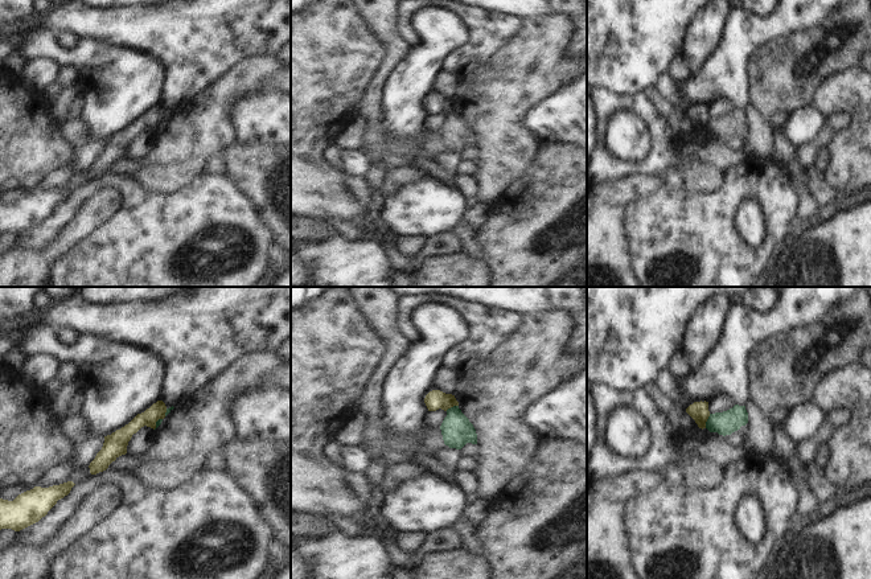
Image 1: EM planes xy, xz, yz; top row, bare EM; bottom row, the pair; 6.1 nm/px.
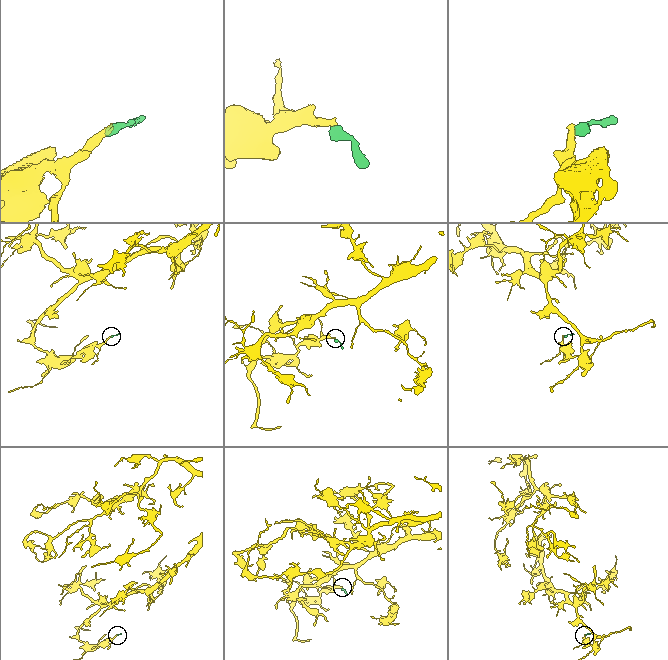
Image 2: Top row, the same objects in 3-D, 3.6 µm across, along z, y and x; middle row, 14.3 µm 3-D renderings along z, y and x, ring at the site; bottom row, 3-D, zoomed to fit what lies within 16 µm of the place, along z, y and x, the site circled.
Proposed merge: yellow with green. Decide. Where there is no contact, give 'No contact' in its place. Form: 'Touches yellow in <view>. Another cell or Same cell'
Touches yellow in yz. Another cell.

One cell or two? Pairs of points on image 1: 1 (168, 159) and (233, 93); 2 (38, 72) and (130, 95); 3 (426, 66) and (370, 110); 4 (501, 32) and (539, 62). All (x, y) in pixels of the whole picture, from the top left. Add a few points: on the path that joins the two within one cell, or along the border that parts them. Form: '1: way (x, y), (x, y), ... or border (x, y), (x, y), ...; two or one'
1: way (183, 143), (217, 109); one
2: border (28, 60), (52, 58), (60, 65); two
3: border (390, 73), (382, 86), (381, 132); two
4: border (522, 19), (521, 28), (488, 61); two

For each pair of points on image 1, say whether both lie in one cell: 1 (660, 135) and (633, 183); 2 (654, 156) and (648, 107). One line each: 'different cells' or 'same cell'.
1: different cells
2: same cell

